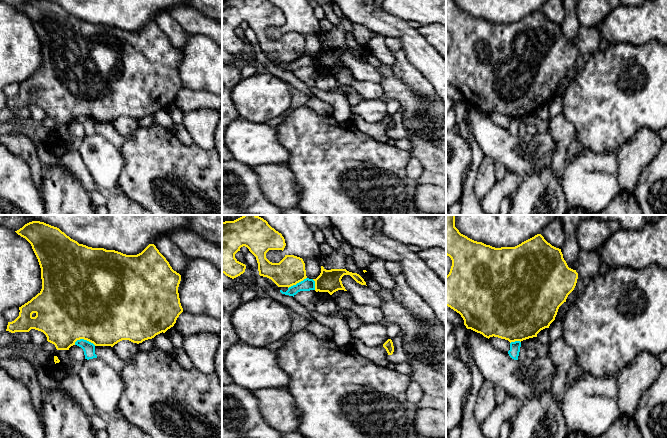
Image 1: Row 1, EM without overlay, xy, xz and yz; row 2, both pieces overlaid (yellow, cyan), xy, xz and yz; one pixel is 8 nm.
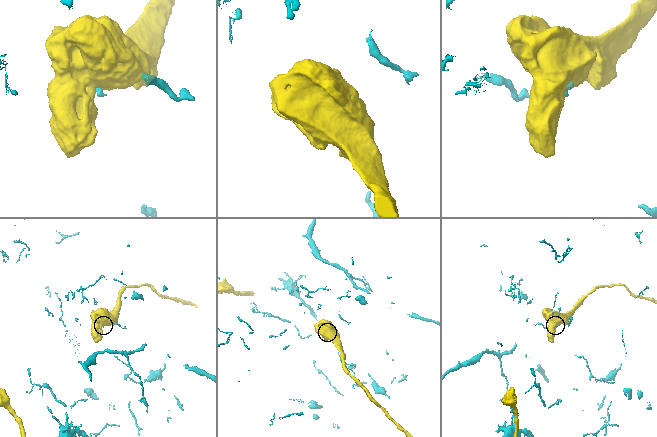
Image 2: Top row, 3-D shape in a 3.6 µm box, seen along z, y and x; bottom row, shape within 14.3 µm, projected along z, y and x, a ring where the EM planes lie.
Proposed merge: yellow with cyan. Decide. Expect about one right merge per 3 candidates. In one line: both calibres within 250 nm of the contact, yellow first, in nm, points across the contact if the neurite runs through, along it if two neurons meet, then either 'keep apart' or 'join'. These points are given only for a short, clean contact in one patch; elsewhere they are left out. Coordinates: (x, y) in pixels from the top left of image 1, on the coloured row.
500/100 nm | keep apart

